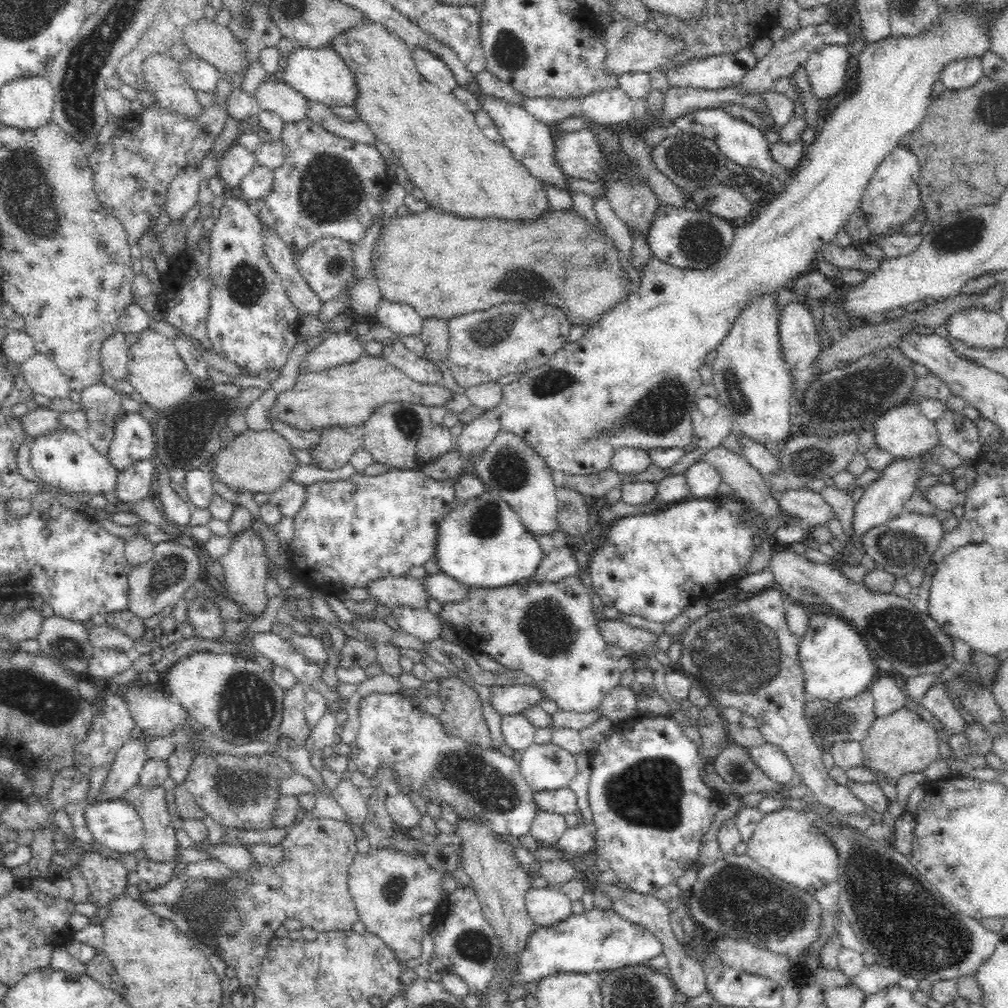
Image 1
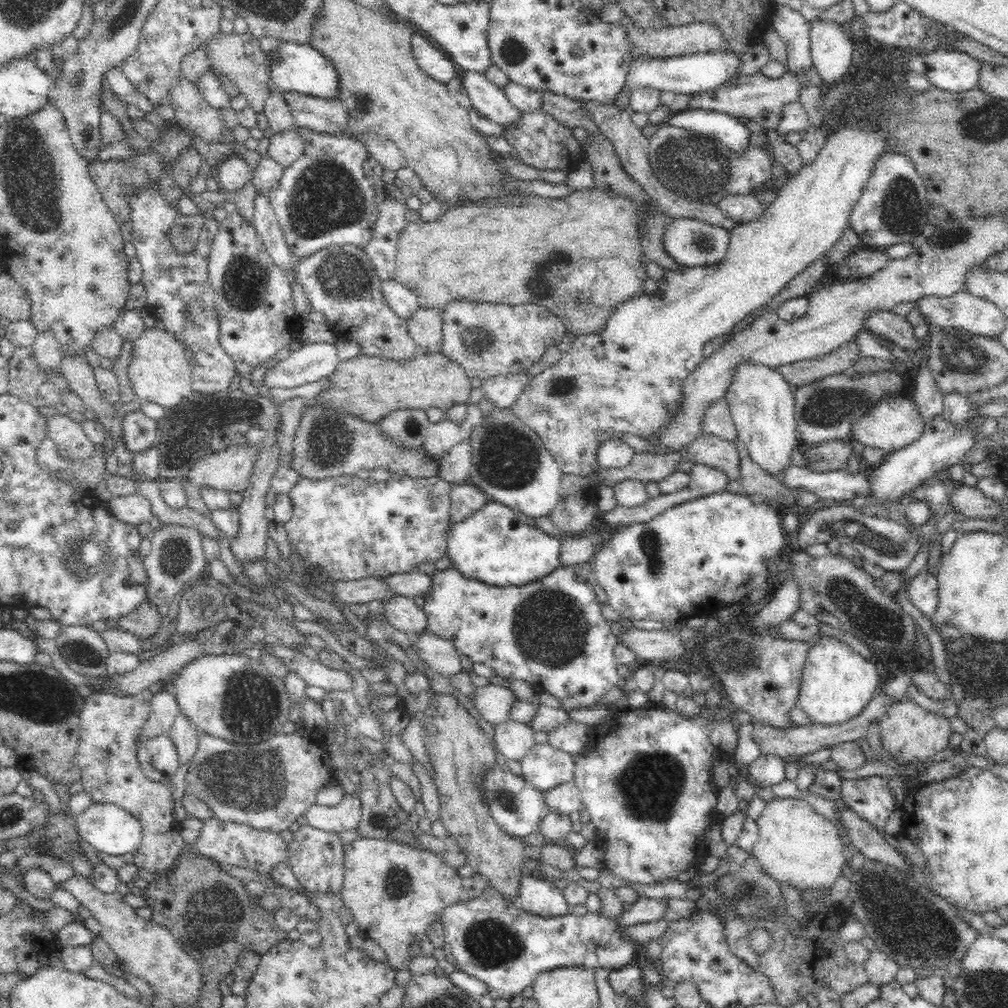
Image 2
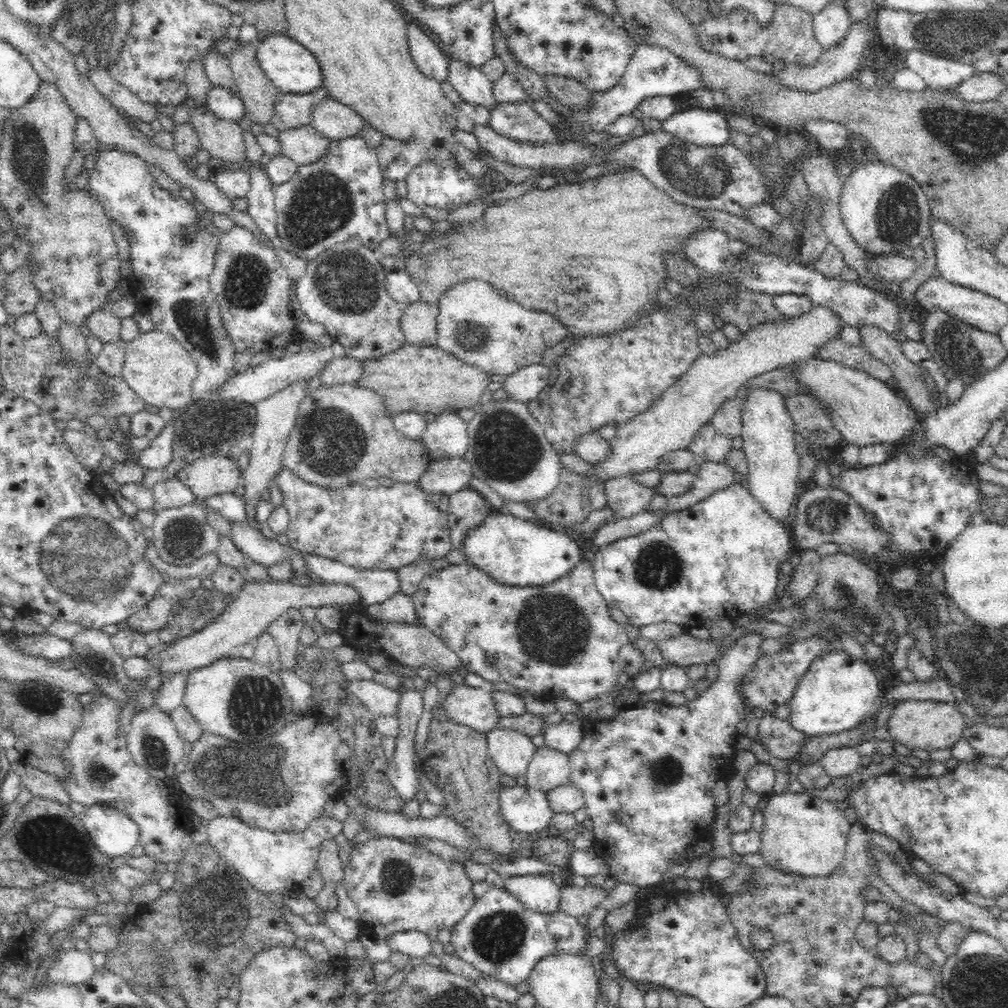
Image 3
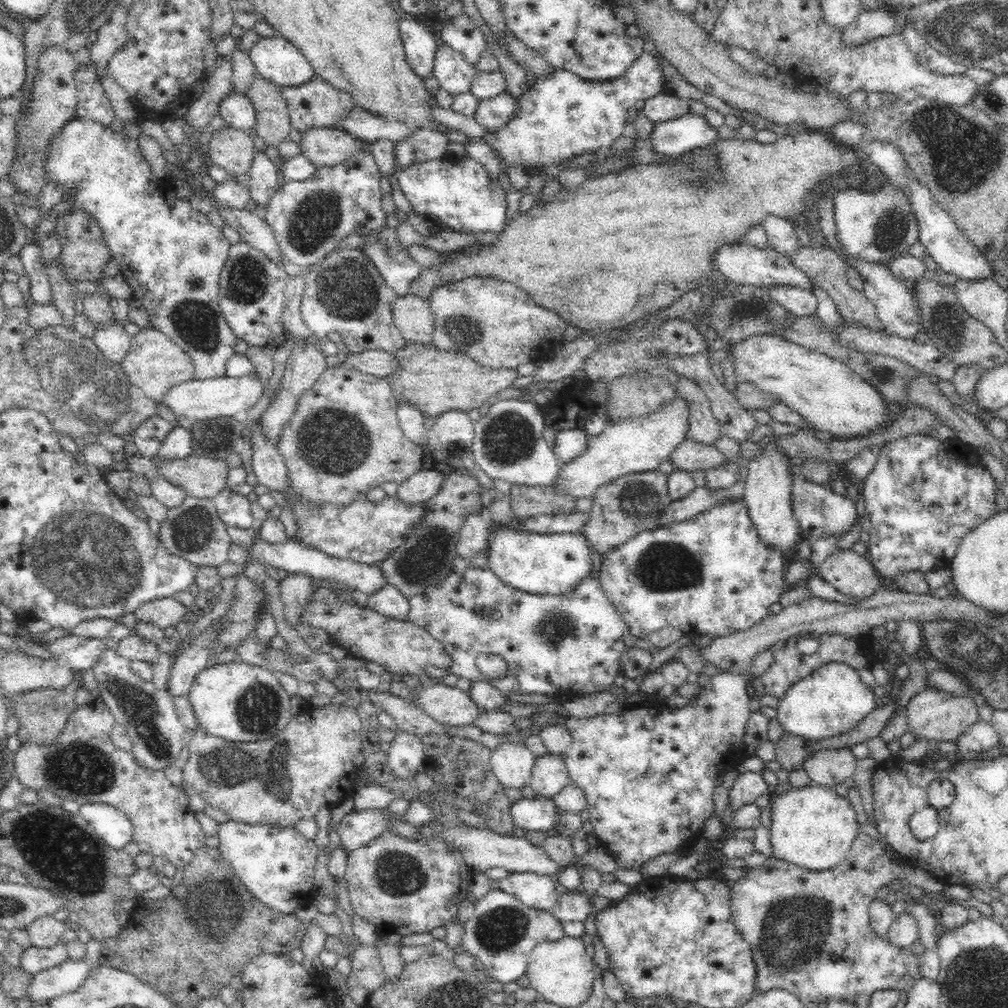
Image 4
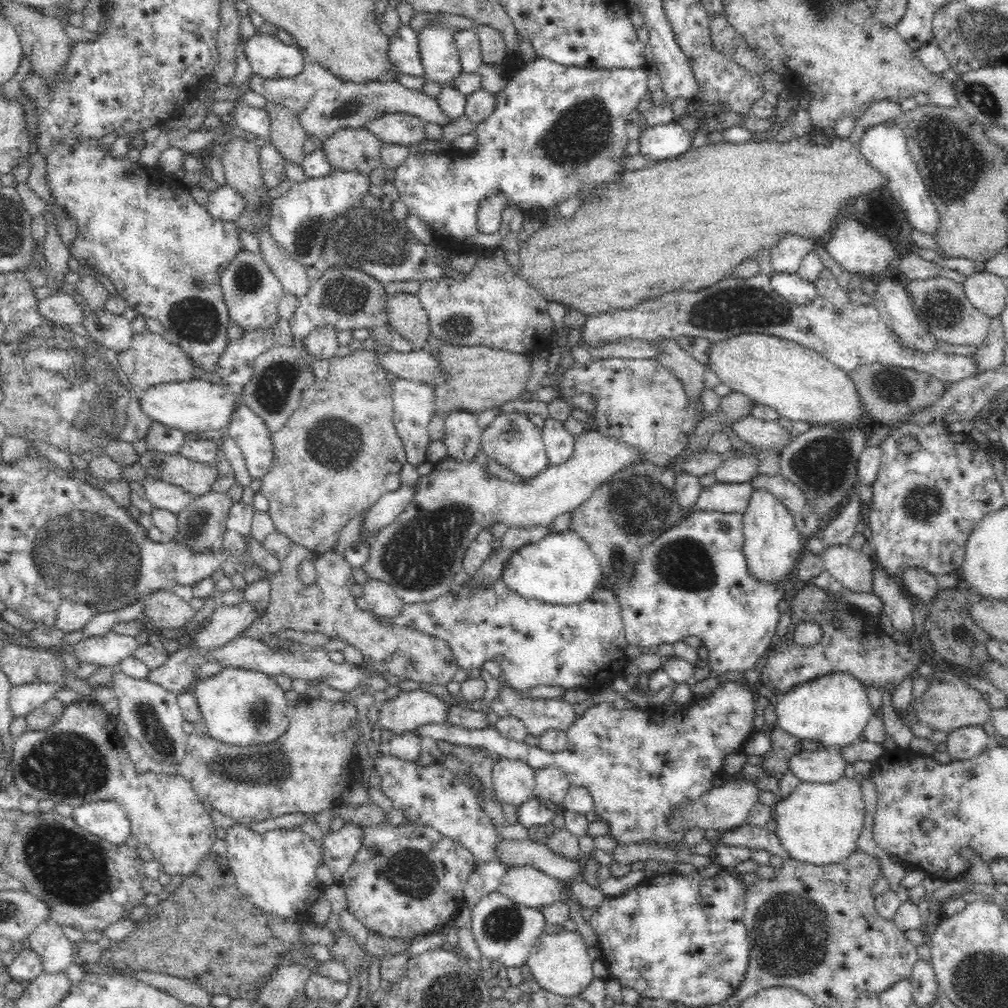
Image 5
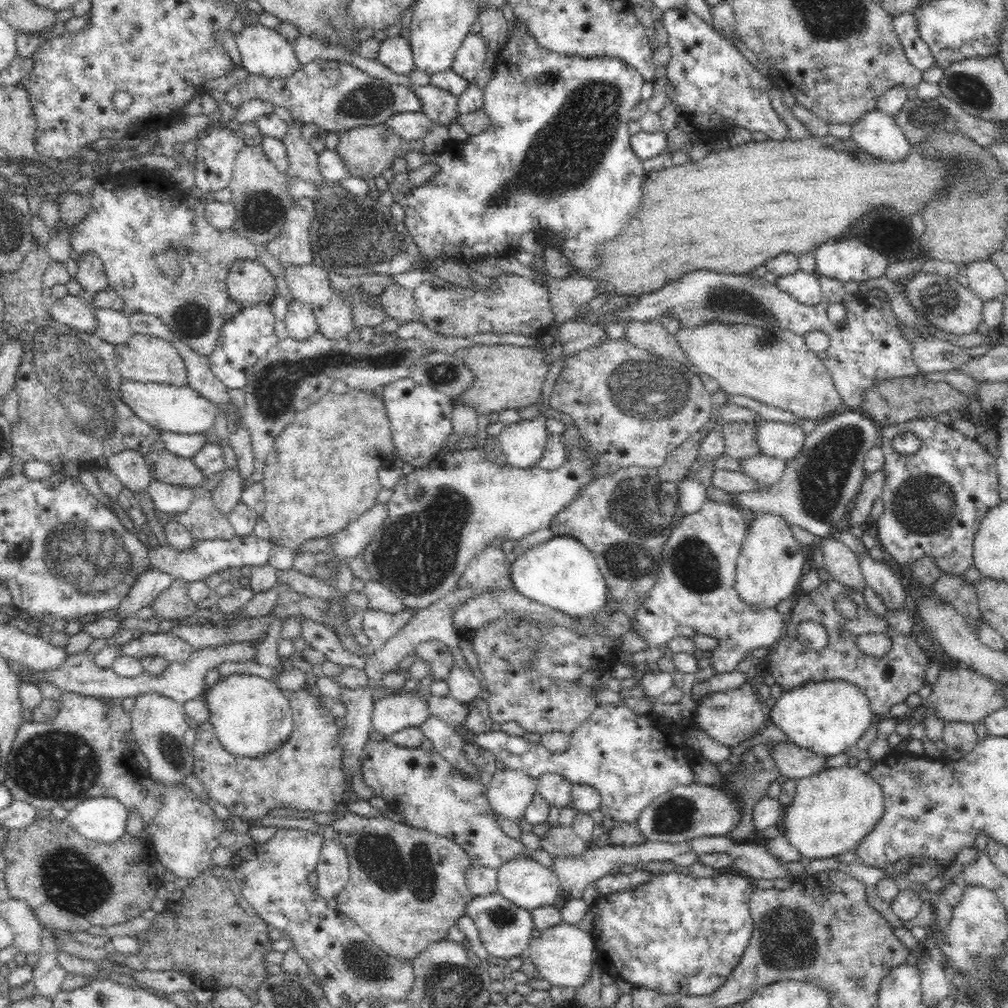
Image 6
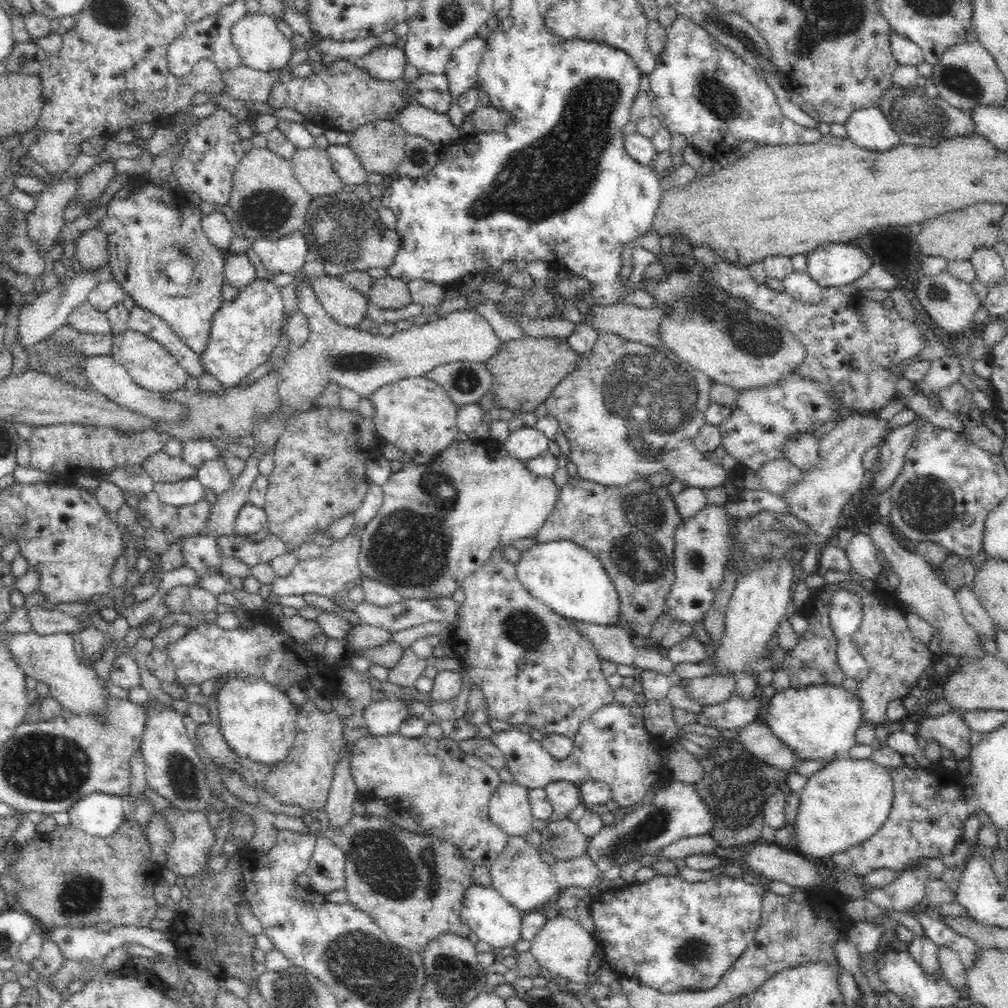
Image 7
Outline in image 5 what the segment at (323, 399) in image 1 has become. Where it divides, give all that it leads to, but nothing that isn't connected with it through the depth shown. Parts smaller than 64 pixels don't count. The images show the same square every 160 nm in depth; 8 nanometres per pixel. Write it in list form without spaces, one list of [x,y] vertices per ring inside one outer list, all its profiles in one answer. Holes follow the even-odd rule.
[[[446,345],[442,348],[442,354],[432,356],[436,356],[438,363],[449,374],[449,379],[444,384],[433,386],[436,411],[467,411],[478,415],[506,402],[520,400],[526,393],[526,383],[531,378],[531,356],[504,349],[481,345]]]

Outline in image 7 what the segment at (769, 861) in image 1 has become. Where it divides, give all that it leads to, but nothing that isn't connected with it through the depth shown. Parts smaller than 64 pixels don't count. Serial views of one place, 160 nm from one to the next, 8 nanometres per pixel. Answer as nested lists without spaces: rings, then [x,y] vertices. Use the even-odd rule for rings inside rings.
[[[850,757],[836,759],[829,761],[824,768],[807,779],[806,786],[799,794],[800,808],[796,824],[792,829],[802,854],[825,860],[833,854],[866,842],[886,824],[894,804],[894,779],[890,777],[890,770],[880,766],[876,760],[872,758],[852,760]]]

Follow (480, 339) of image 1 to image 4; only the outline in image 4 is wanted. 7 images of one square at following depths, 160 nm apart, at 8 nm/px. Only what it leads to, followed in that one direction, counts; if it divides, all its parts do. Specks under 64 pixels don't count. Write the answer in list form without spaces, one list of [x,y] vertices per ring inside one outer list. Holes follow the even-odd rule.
[[[472,276],[469,278],[458,279],[456,283],[444,283],[443,286],[437,287],[428,298],[431,312],[433,313],[435,324],[432,345],[436,346],[438,349],[444,351],[459,351],[468,355],[468,357],[474,359],[476,363],[490,368],[506,367],[506,368],[516,368],[522,364],[528,362],[539,363],[547,358],[550,352],[554,349],[554,346],[558,343],[569,326],[568,322],[564,321],[556,312],[548,310],[538,303],[534,302],[534,298],[530,297],[526,291],[520,289],[520,287],[514,285],[510,282],[505,282],[502,279],[484,276]]]

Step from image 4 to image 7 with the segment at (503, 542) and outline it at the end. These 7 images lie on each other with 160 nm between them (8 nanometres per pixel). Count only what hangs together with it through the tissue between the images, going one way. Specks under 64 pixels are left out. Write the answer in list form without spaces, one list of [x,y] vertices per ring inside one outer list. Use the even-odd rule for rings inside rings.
[[[571,540],[537,542],[531,548],[521,550],[521,558],[515,564],[515,571],[517,579],[534,598],[541,600],[566,620],[584,622],[588,625],[602,625],[602,627],[626,627],[621,618],[618,589],[598,558],[583,546]]]

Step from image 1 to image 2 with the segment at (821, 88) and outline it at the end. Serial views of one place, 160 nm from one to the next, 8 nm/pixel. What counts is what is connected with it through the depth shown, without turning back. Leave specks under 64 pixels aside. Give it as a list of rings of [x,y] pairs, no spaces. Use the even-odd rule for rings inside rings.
[[[835,20],[810,21],[808,24],[811,57],[825,86],[851,75],[855,61],[855,41],[845,26]]]

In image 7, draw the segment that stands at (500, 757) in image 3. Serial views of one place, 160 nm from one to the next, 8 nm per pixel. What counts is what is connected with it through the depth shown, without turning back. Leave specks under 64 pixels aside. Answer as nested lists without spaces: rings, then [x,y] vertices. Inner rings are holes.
[[[515,782],[498,786],[490,798],[488,815],[491,822],[508,837],[524,838],[536,831],[529,804],[529,790]]]

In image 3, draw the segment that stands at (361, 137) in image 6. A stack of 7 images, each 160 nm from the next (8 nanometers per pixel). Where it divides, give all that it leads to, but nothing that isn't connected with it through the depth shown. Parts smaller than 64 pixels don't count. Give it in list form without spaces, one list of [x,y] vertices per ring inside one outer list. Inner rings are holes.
[[[310,124],[280,131],[277,137],[281,155],[298,165],[315,163],[326,154],[331,143],[331,139]]]

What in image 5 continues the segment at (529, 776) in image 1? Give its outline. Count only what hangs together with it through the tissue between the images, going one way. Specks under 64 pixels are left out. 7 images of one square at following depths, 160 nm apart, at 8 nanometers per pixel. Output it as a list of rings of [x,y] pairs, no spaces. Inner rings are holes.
[[[542,768],[535,772],[535,795],[538,800],[563,805],[571,783],[557,768]]]

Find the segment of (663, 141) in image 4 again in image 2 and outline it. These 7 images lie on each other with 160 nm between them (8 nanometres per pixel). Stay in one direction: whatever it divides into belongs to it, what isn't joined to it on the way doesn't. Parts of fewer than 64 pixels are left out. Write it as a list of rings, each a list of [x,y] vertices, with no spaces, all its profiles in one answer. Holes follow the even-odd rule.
[[[687,108],[671,114],[666,124],[704,134],[707,138],[720,141],[738,154],[750,145],[750,130],[746,129],[737,117],[722,112]]]

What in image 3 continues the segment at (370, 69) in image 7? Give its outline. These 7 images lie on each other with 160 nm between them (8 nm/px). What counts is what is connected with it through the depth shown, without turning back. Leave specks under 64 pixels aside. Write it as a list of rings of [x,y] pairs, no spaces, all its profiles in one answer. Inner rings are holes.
[[[414,21],[408,22],[407,39],[412,60],[418,70],[430,79],[439,82],[447,81],[448,57],[429,38],[429,32],[423,30]]]

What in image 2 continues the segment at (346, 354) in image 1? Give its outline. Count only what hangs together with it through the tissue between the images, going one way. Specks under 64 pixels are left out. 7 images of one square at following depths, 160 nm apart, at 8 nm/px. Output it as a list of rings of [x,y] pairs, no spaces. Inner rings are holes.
[[[333,343],[302,344],[288,358],[265,370],[261,384],[270,389],[293,389],[331,376],[339,364]]]

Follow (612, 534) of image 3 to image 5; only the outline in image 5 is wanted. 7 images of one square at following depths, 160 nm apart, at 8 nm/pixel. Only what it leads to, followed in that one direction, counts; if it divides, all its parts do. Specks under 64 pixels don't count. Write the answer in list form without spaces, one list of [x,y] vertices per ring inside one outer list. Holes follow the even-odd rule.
[[[717,482],[700,491],[693,510],[742,513],[750,502],[752,491],[750,482],[738,484]]]

